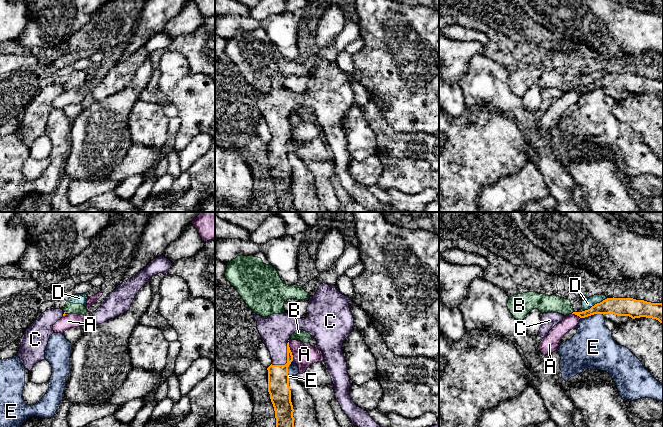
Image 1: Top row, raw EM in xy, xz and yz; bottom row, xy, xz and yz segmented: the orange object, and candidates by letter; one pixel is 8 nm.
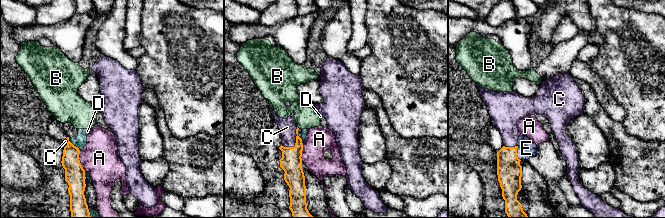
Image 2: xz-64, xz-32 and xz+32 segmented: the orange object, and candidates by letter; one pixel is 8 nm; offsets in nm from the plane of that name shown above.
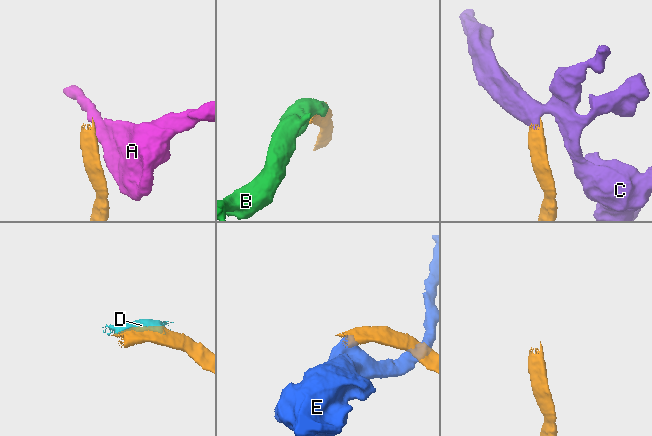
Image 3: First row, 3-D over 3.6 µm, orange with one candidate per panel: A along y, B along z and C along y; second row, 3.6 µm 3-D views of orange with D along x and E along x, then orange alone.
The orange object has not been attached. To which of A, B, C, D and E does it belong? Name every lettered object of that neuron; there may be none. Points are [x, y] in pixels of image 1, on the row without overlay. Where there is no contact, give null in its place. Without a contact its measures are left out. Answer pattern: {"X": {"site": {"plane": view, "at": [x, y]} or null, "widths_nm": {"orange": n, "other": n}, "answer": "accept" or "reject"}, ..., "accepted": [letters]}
{"A": {"site": {"plane": "xz", "at": [290, 126]}, "widths_nm": {"orange": 170, "other": 180}, "answer": "reject"}, "B": {"site": {"plane": "xy", "at": [64, 89]}, "widths_nm": {"orange": 20, "other": 90}, "answer": "reject"}, "C": {"site": {"plane": "xz", "at": [287, 135]}, "widths_nm": {"orange": 180, "other": 240}, "answer": "accept"}, "D": {"site": {"plane": "yz", "at": [595, 80]}, "widths_nm": {"orange": 140, "other": 90}, "answer": "reject"}, "E": {"site": {"plane": "yz", "at": [592, 90]}, "widths_nm": {"orange": 140, "other": 340}, "answer": "reject"}, "accepted": ["C"]}

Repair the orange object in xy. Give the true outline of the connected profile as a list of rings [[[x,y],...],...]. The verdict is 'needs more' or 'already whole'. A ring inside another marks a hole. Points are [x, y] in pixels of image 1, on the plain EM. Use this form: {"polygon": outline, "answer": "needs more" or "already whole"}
{"polygon": [[[61,85],[46,86],[25,107],[16,130],[25,145],[30,147],[36,139],[45,135],[46,122],[54,109],[53,101],[65,91]]], "answer": "needs more"}

